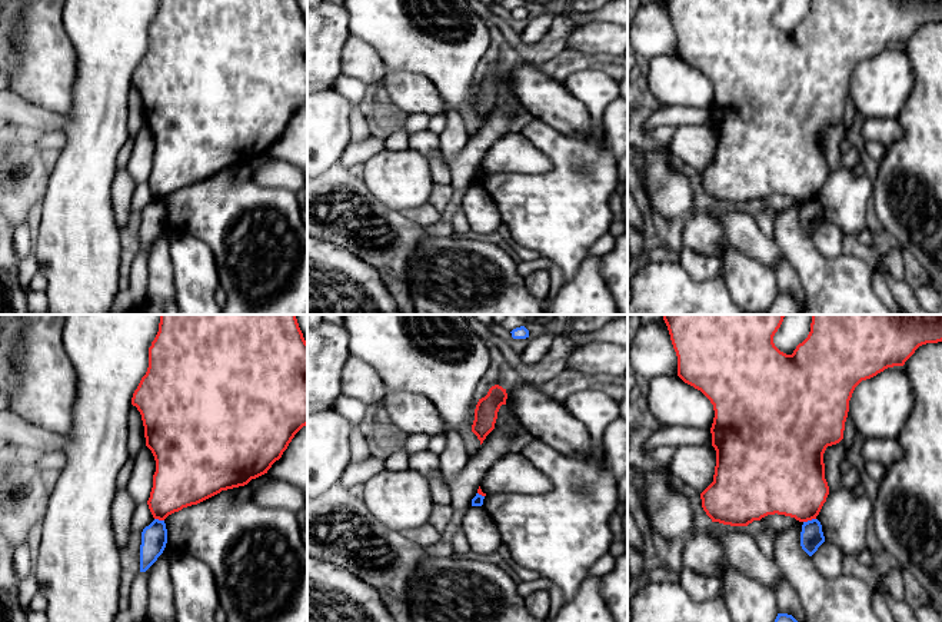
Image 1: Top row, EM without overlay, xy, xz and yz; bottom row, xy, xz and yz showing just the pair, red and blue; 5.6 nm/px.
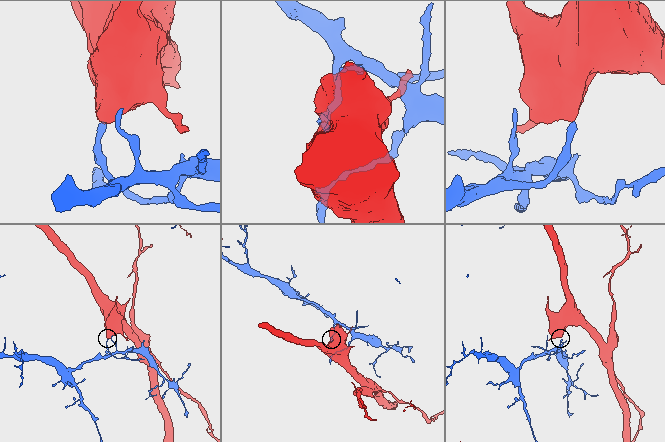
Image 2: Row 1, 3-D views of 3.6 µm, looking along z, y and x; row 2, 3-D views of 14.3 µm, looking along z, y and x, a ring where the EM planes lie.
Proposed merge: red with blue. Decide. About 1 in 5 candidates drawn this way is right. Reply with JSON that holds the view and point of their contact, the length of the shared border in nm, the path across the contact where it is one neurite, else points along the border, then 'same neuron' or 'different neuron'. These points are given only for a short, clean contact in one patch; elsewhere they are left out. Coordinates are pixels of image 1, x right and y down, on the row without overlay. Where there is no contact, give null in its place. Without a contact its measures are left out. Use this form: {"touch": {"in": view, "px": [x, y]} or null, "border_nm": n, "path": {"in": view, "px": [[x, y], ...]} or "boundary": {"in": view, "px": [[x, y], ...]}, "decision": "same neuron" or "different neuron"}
{"touch": {"in": "yz", "px": [809, 199]}, "border_nm": 80, "boundary": {"in": "yz", "px": [[815, 198], [804, 202]]}, "decision": "different neuron"}

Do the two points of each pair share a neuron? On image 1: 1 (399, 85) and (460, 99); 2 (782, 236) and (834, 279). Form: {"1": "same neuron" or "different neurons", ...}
{"1": "different neurons", "2": "same neuron"}

